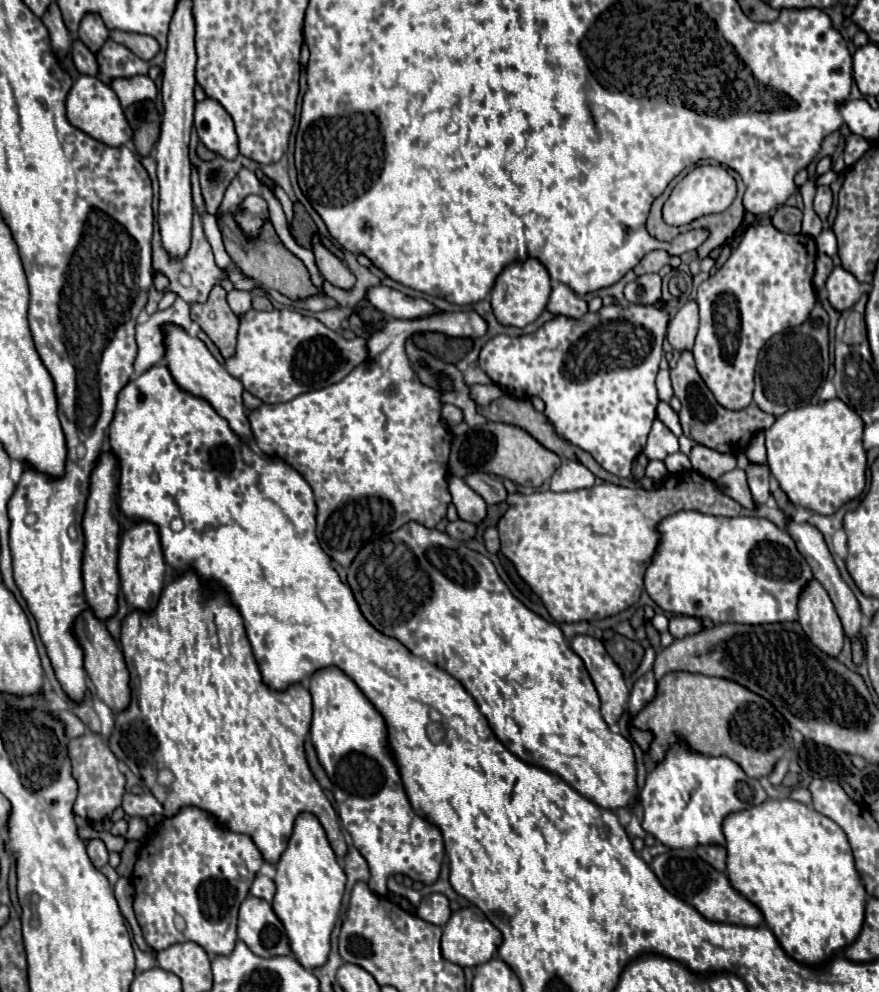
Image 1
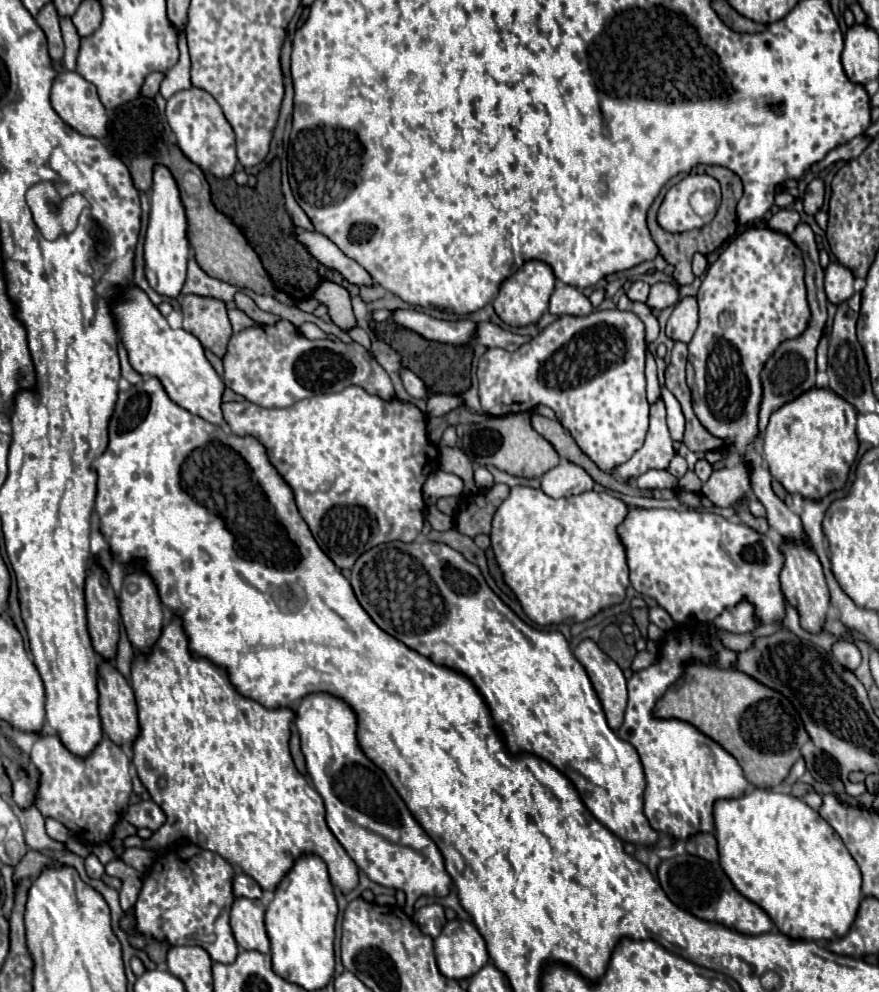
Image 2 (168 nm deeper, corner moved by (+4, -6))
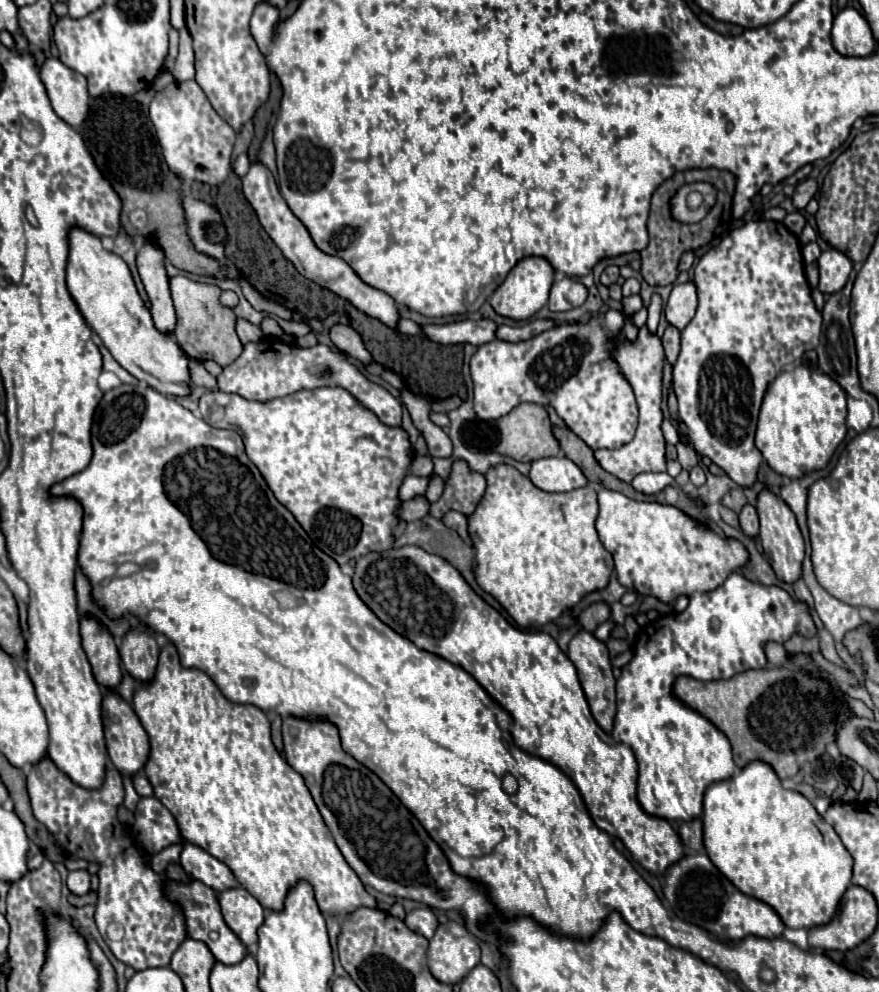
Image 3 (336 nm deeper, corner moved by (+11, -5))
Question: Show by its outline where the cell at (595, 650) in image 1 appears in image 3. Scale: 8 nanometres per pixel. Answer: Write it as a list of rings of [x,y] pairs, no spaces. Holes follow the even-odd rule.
[[[579,630],[573,636],[573,640],[569,642],[569,652],[567,654],[569,654],[569,660],[575,664],[575,668],[579,672],[579,682],[583,686],[583,692],[585,692],[585,698],[589,702],[593,718],[597,720],[597,724],[605,732],[611,732],[613,730],[615,712],[617,712],[617,704],[615,704],[615,678],[613,678],[607,646],[603,642],[599,642],[591,632]]]

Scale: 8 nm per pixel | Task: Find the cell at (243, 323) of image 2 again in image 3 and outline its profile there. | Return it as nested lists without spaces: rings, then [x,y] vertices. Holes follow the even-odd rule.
[[[243,318],[237,320],[237,334],[239,334],[239,340],[241,340],[243,344],[257,342],[257,340],[263,338],[261,328],[255,326],[255,324],[251,324],[251,322],[247,322],[247,320],[243,320]]]

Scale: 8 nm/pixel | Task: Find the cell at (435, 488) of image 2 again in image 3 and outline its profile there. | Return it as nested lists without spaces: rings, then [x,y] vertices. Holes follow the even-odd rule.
[[[407,474],[401,488],[399,488],[399,498],[401,500],[411,500],[411,498],[415,498],[419,494],[425,494],[427,484],[429,484],[429,478],[419,478],[419,476]]]

